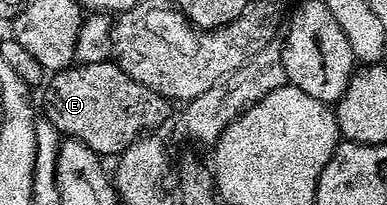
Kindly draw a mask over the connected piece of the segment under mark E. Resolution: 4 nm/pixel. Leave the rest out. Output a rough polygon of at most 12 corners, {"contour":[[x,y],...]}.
{"contour":[[114,60],[60,69],[43,109],[64,138],[114,158],[167,98]]}

